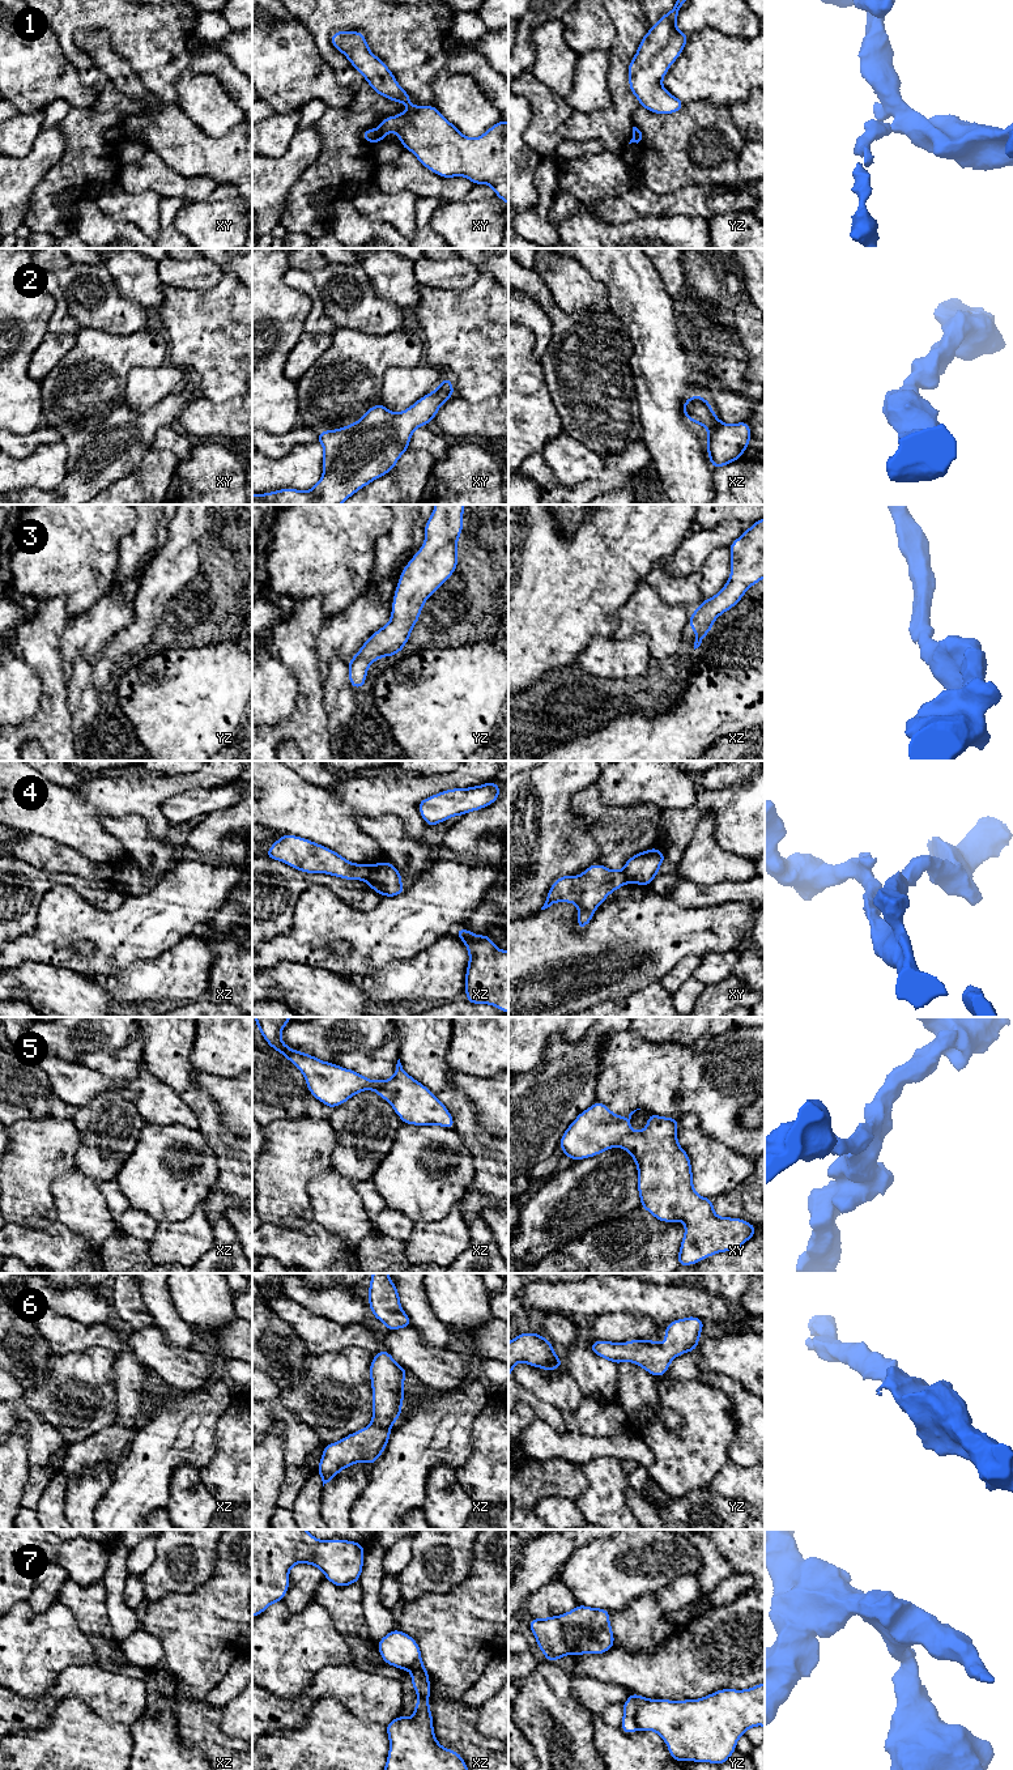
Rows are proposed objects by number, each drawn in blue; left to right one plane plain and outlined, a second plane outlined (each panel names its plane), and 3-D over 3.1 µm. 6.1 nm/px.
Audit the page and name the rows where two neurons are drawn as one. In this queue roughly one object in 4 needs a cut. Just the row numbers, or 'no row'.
1, 4, 7

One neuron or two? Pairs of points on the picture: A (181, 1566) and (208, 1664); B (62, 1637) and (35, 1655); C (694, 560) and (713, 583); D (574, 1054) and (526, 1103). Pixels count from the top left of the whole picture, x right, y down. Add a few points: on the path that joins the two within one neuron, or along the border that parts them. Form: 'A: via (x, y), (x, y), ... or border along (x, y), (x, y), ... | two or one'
A: border along (213, 1573), (191, 1591), (166, 1592), (158, 1599) | two
B: via (55, 1641), (50, 1641), (42, 1649) | one
C: border along (724, 548), (716, 548), (698, 570) | two
D: via (564, 1066), (537, 1092) | one

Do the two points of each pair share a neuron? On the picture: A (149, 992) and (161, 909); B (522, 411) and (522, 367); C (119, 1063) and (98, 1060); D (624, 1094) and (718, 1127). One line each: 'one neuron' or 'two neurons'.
A: two neurons
B: one neuron
C: one neuron
D: one neuron

